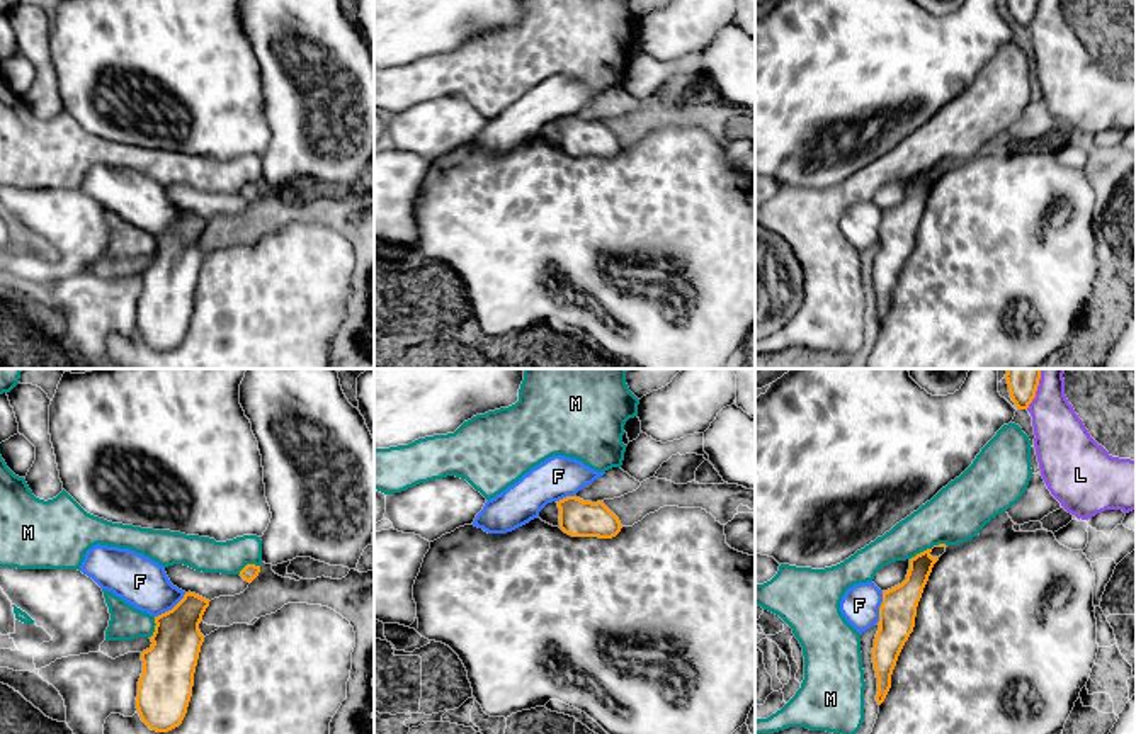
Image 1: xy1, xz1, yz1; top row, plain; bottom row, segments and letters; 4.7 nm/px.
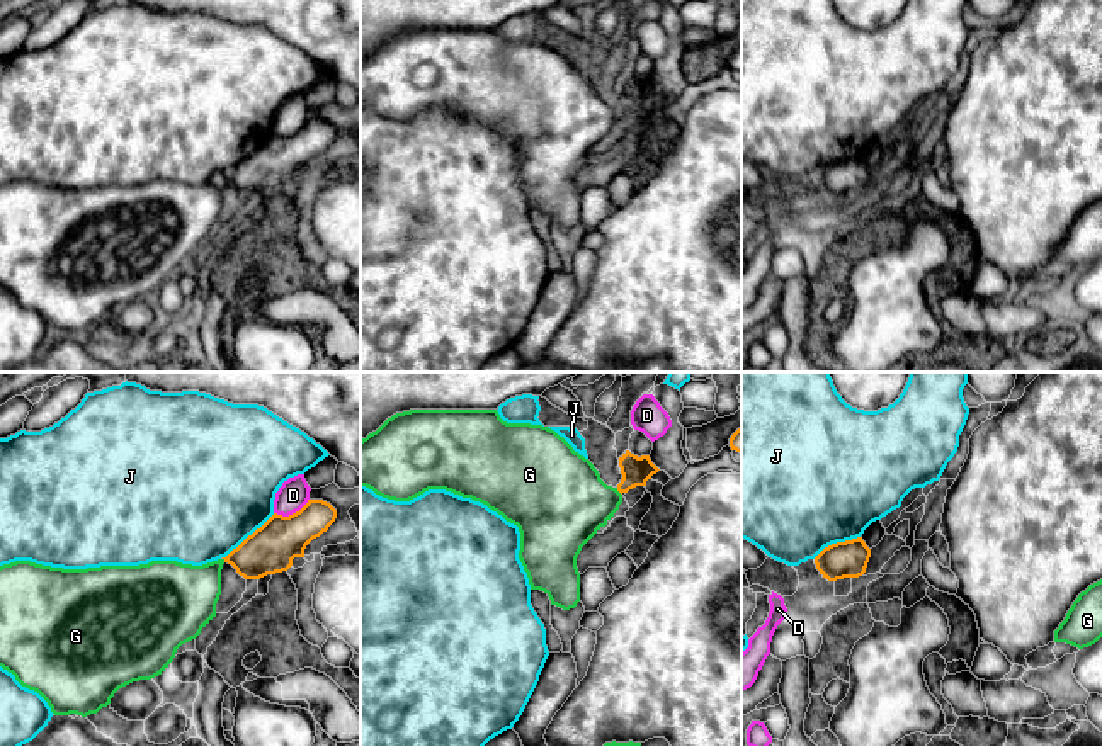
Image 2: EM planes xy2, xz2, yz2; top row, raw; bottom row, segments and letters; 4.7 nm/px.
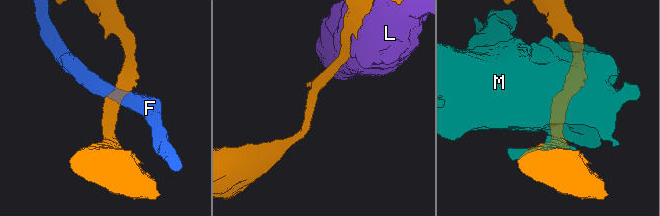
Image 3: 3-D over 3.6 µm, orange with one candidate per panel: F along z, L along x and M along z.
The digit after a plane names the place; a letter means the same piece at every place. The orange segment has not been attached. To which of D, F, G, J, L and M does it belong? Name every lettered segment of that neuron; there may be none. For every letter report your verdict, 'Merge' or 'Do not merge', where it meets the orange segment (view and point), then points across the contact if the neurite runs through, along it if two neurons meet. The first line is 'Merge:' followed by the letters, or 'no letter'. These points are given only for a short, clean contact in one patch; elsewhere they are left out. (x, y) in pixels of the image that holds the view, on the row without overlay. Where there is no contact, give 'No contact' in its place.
Merge: G
D: Do not merge. Touches orange at xy2 (293, 133). Boundary: xy2 (308, 118), (298, 129), (288, 135), (274, 133)
F: Do not merge. Touches orange at xy1 (172, 228). Boundary: xy1 (186, 213), (170, 228), (155, 237)
G: Merge. Touches orange at xz2 (618, 109). Path across: xz2 (636, 90), (618, 109), (602, 121), (567, 121)
J: Do not merge. Touches orange at xy2 (249, 155)
L: Do not merge. Touches orange at yz1 (1034, 14)
M: Do not merge. Touches orange at yz1 (927, 169)

